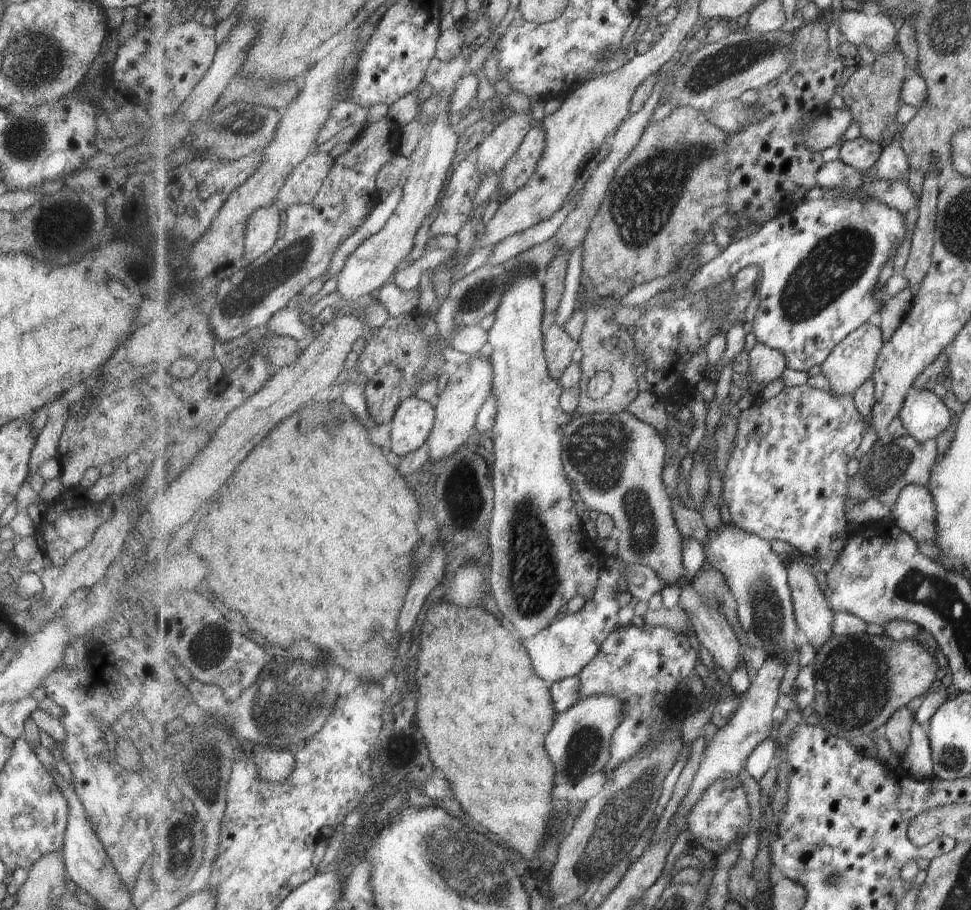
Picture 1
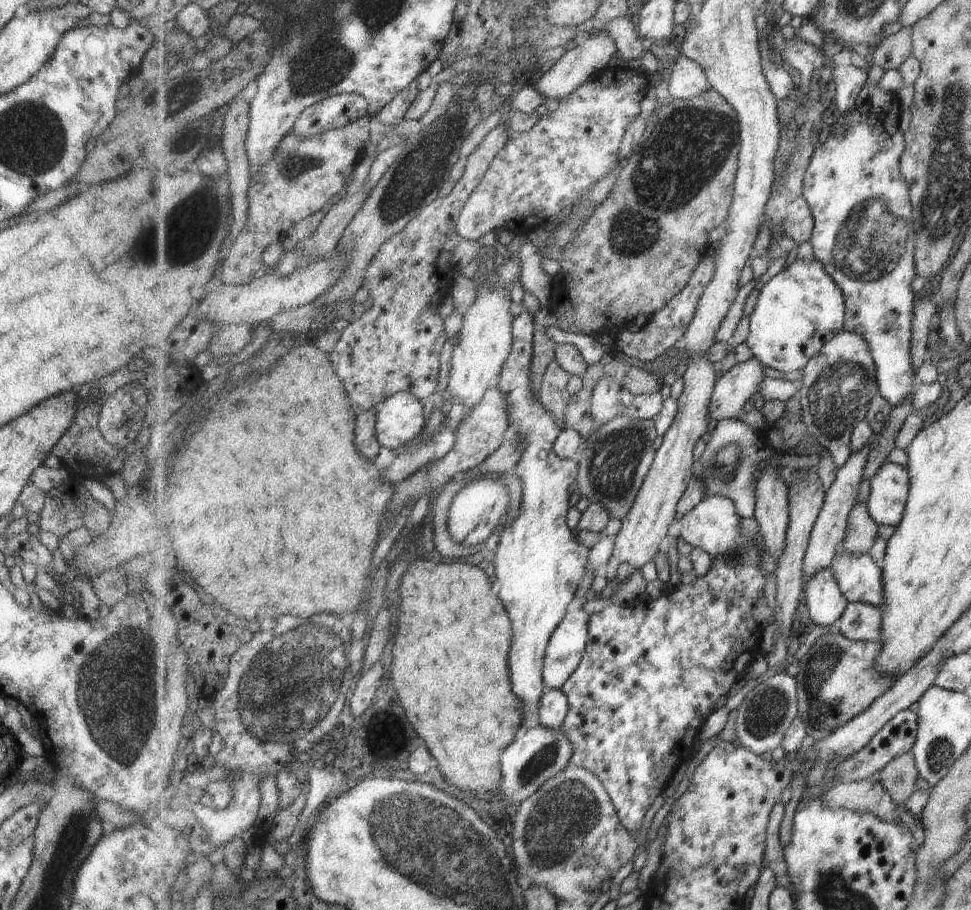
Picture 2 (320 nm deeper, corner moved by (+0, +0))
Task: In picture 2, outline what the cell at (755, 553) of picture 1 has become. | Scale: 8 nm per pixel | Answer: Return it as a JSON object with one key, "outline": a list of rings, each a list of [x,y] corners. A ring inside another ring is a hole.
{"outline":[[[709,497],[701,501],[695,508],[692,508],[682,519],[680,526],[680,536],[692,547],[702,548],[713,558],[725,555],[728,559],[735,556],[733,552],[739,552],[744,545],[743,538],[739,530],[739,516],[735,503],[727,497]]]}

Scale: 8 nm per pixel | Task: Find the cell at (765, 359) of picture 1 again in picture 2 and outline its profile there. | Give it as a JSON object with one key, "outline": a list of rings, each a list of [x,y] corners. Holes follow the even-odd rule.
{"outline":[[[755,356],[748,361],[737,362],[717,381],[710,402],[710,418],[714,424],[723,419],[737,418],[743,406],[759,392],[765,366]]]}

